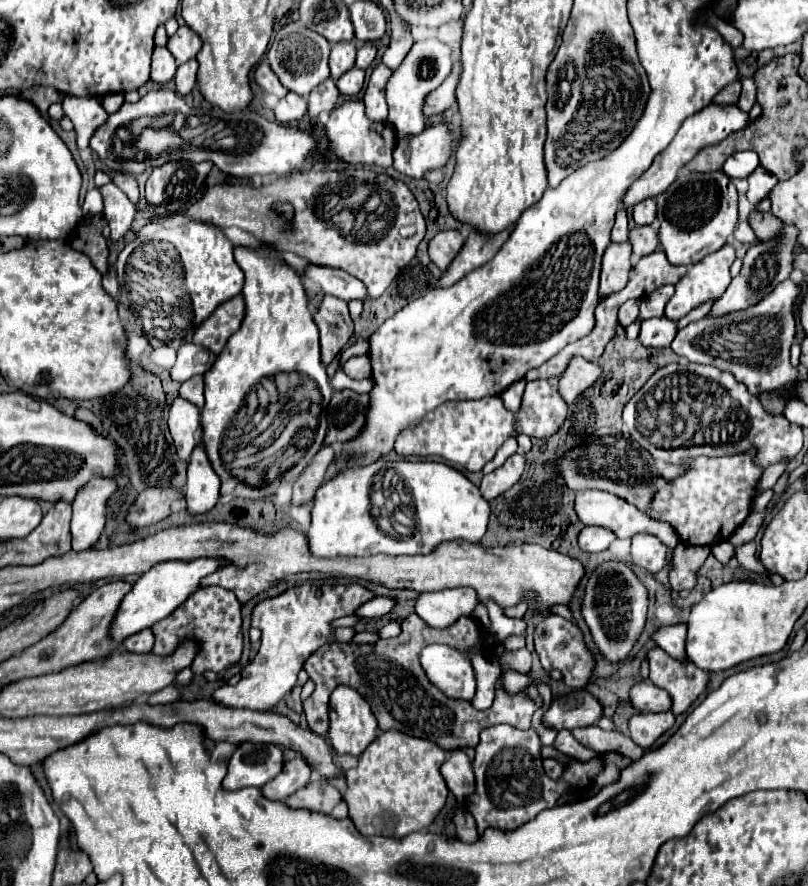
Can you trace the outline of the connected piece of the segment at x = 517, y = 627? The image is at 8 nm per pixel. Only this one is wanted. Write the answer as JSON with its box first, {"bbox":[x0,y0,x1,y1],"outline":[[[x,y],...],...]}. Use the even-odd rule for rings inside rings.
{"bbox":[486,600,526,640],"outline":[[[488,600],[486,602],[486,608],[488,608],[488,614],[490,614],[490,630],[494,636],[498,636],[500,640],[506,640],[510,636],[526,636],[526,620],[524,618],[508,618],[504,616],[502,608]]]}

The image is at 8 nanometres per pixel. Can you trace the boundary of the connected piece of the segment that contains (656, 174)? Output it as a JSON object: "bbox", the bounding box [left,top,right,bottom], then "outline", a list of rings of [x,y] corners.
{"bbox":[622,104,750,208],"outline":[[[708,104],[704,110],[700,110],[698,114],[690,116],[684,120],[684,124],[680,126],[678,134],[674,136],[674,140],[668,144],[668,148],[664,152],[660,152],[652,166],[626,190],[626,196],[622,196],[622,206],[624,208],[632,208],[638,202],[646,200],[646,198],[654,198],[658,194],[662,194],[674,180],[678,170],[688,164],[704,146],[710,144],[718,144],[720,140],[724,140],[730,132],[742,130],[750,124],[750,116],[746,112],[742,112],[738,106],[716,106],[716,104]]]}

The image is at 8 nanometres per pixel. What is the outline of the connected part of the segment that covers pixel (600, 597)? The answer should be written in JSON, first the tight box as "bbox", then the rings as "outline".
{"bbox":[582,560,648,662],"outline":[[[606,560],[596,566],[596,570],[588,576],[582,600],[582,618],[590,628],[592,640],[598,646],[600,654],[610,662],[622,662],[630,656],[636,640],[640,638],[646,612],[648,612],[648,590],[632,572],[632,568],[618,560]]]}

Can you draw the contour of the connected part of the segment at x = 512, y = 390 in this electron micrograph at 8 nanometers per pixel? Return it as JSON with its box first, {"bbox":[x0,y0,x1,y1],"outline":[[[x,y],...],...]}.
{"bbox":[502,380,526,412],"outline":[[[518,380],[516,384],[510,384],[510,388],[506,388],[506,392],[502,392],[502,400],[508,410],[516,412],[520,408],[520,402],[522,402],[520,398],[522,398],[524,386],[526,386],[526,380]]]}

